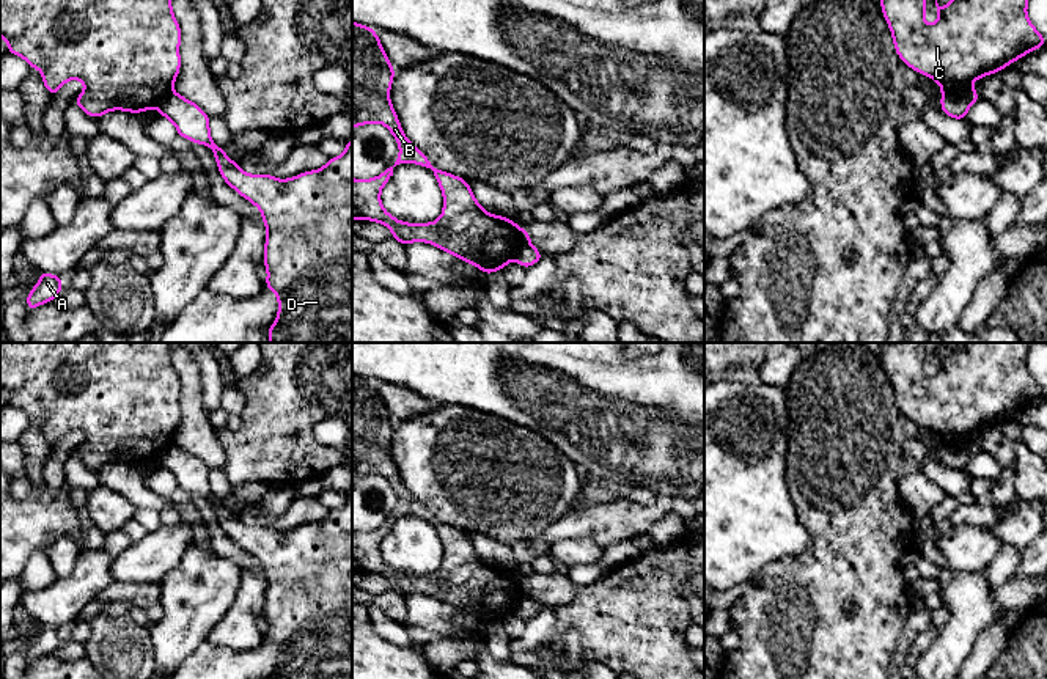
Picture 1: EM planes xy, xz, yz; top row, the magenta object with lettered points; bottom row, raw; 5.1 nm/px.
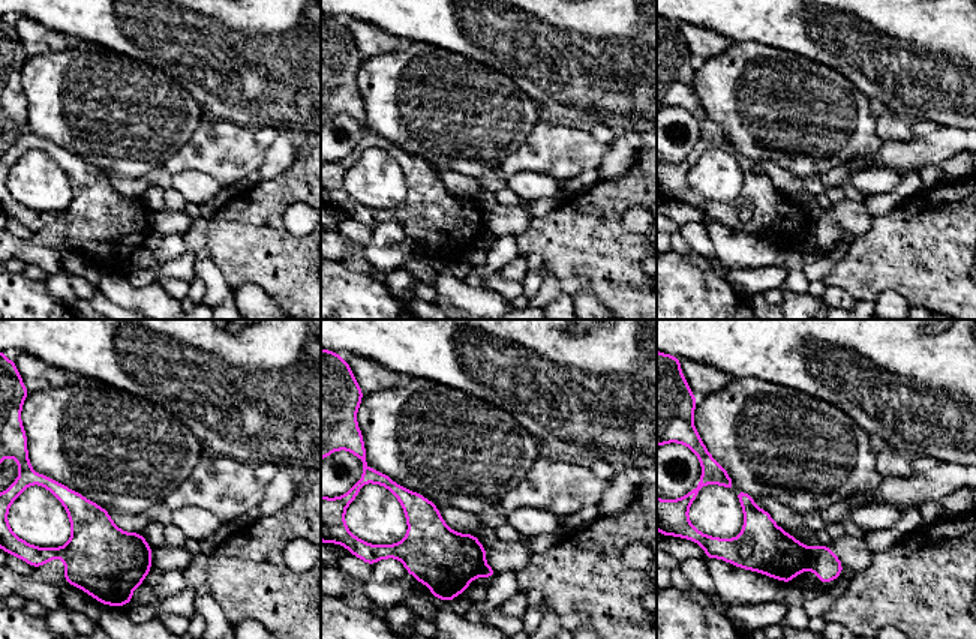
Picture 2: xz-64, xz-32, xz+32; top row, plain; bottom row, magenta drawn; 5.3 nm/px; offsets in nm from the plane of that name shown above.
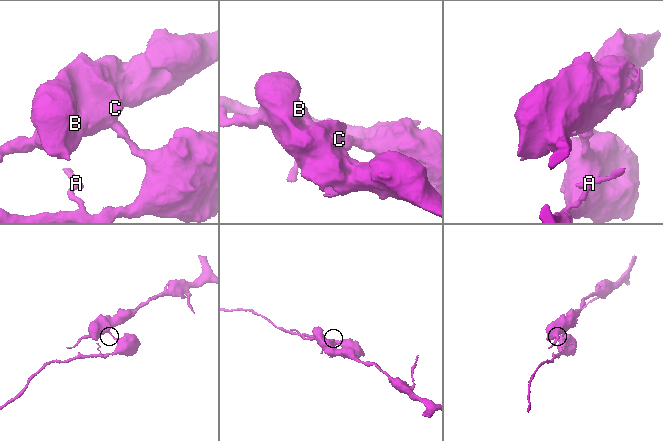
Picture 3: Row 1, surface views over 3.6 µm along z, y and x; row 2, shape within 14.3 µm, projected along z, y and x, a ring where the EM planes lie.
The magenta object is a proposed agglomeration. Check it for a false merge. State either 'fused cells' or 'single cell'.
fused cells

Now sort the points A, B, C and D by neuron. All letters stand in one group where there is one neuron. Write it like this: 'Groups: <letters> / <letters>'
Groups: A D / B C

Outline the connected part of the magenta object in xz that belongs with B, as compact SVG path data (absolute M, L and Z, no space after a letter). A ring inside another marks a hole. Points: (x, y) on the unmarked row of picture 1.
M352 374L352 481L380 475L399 497L399 509L382 527L373 531L352 530L352 572L382 575L402 597L432 596L476 618L486 627L503 622L509 613L516 611L524 582L503 567L484 563L467 533L437 522L404 487L390 454L395 424L379 387L371 379ZM399 516L418 516L434 525L443 545L443 564L435 574L399 574L382 560L380 542Z

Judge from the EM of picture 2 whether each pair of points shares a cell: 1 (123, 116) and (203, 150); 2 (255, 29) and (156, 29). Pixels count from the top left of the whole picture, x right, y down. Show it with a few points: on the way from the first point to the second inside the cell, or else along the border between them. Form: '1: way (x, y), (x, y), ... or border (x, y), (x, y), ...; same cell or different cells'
1: border (201, 120), (191, 138), (162, 165); different cells
2: way (231, 29), (180, 29); same cell

